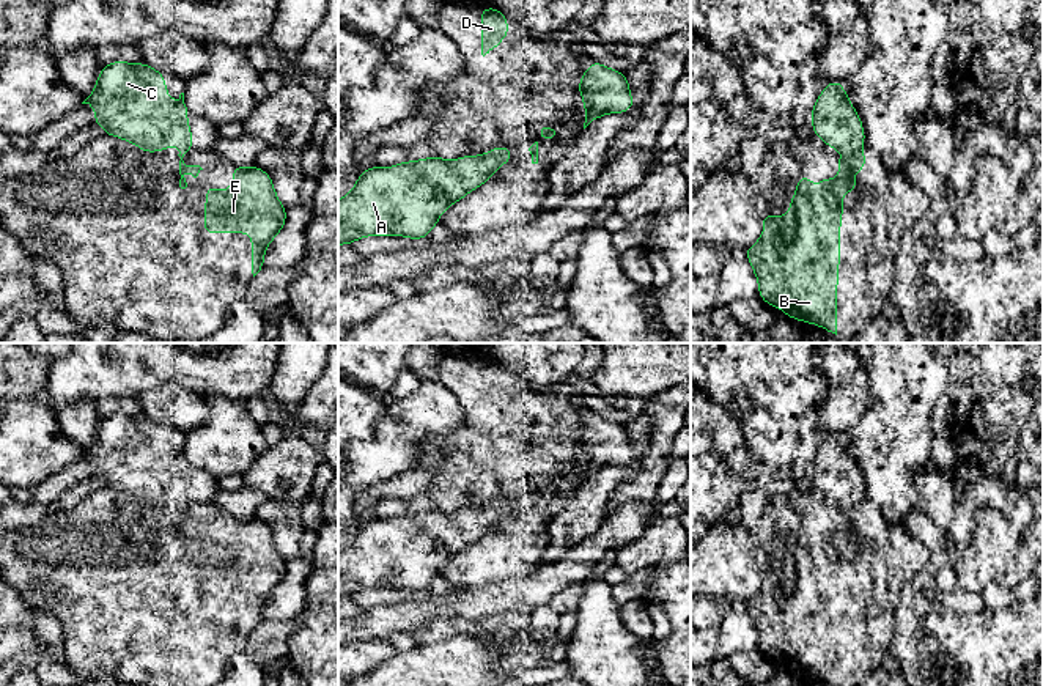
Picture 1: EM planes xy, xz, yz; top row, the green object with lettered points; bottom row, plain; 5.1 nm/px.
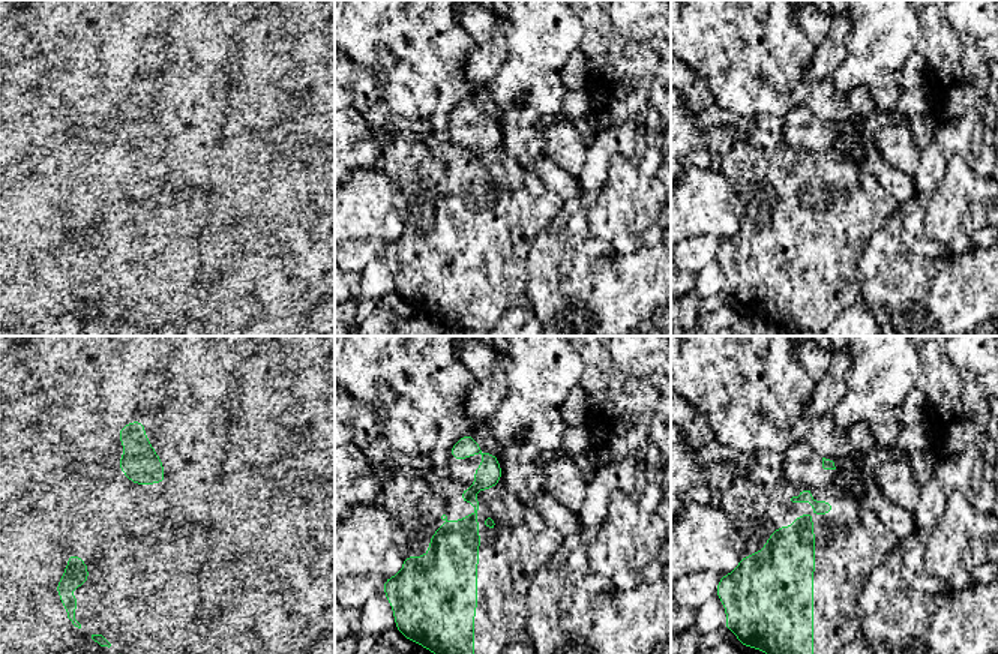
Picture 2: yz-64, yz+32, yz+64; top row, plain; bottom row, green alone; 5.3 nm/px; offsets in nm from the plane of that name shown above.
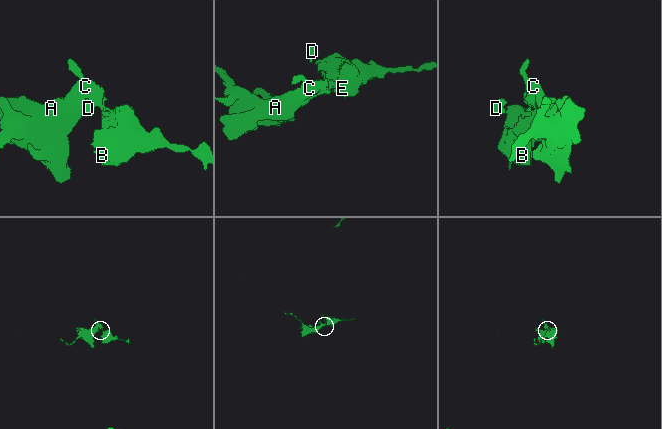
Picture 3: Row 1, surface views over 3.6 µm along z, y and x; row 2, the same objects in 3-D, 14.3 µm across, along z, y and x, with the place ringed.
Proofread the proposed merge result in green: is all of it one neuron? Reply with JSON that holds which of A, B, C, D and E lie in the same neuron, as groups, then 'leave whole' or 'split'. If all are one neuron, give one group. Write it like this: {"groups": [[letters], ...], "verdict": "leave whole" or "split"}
{"groups": [["A", "C"], ["B", "D", "E"]], "verdict": "split"}

